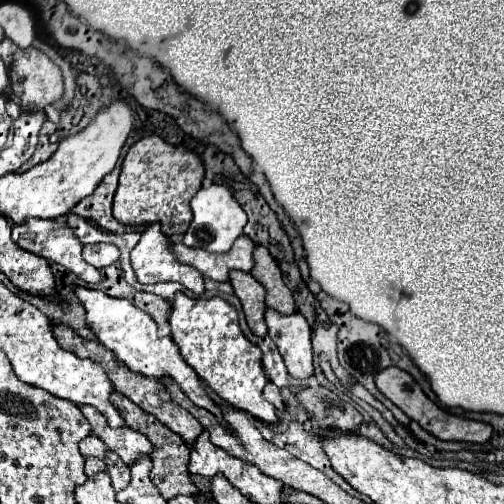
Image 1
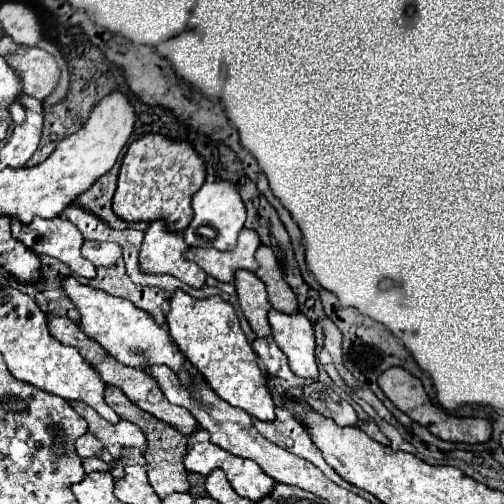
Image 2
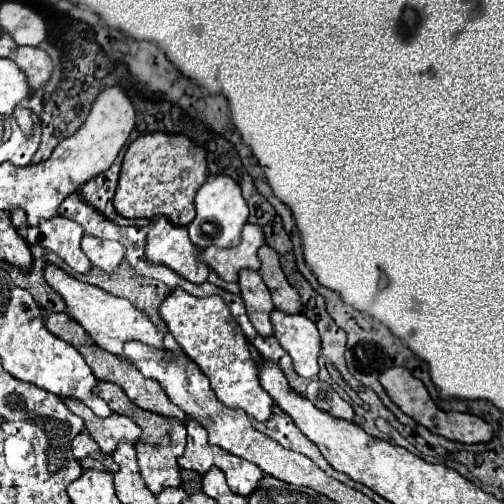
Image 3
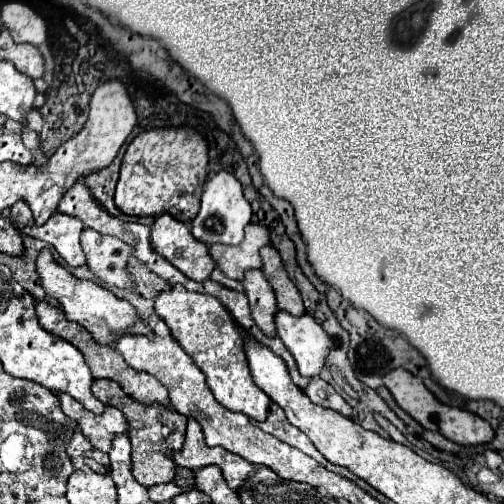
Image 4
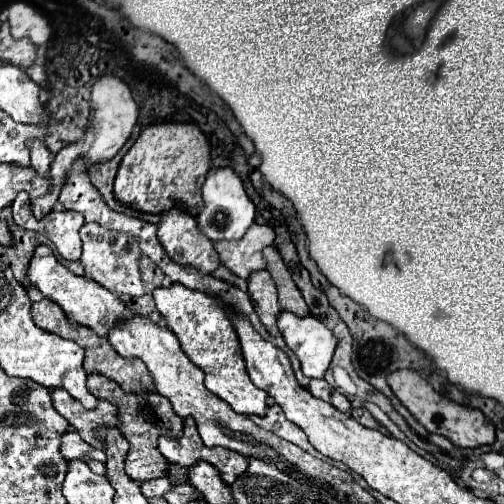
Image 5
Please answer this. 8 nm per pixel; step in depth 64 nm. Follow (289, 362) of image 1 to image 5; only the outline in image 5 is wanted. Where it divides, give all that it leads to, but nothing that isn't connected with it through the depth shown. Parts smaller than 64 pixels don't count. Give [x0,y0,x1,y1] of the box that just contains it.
[278,312,336,378]

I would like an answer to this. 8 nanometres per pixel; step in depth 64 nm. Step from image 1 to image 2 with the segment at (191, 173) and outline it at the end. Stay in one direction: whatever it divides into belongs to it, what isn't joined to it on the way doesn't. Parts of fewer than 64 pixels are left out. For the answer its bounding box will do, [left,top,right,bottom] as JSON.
[114,134,206,232]

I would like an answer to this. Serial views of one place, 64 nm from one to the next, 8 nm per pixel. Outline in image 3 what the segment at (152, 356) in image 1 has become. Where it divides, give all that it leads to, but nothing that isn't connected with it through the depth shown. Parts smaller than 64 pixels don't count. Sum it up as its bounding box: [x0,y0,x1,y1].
[44,264,164,358]

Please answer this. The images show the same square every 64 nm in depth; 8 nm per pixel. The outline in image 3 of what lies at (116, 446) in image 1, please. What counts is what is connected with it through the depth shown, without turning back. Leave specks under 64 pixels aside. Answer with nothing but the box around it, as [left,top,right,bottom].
[64,398,140,454]

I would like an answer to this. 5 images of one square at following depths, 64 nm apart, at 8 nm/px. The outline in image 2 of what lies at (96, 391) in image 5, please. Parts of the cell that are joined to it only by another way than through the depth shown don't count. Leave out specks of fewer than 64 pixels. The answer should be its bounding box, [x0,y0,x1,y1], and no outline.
[104,386,188,498]

